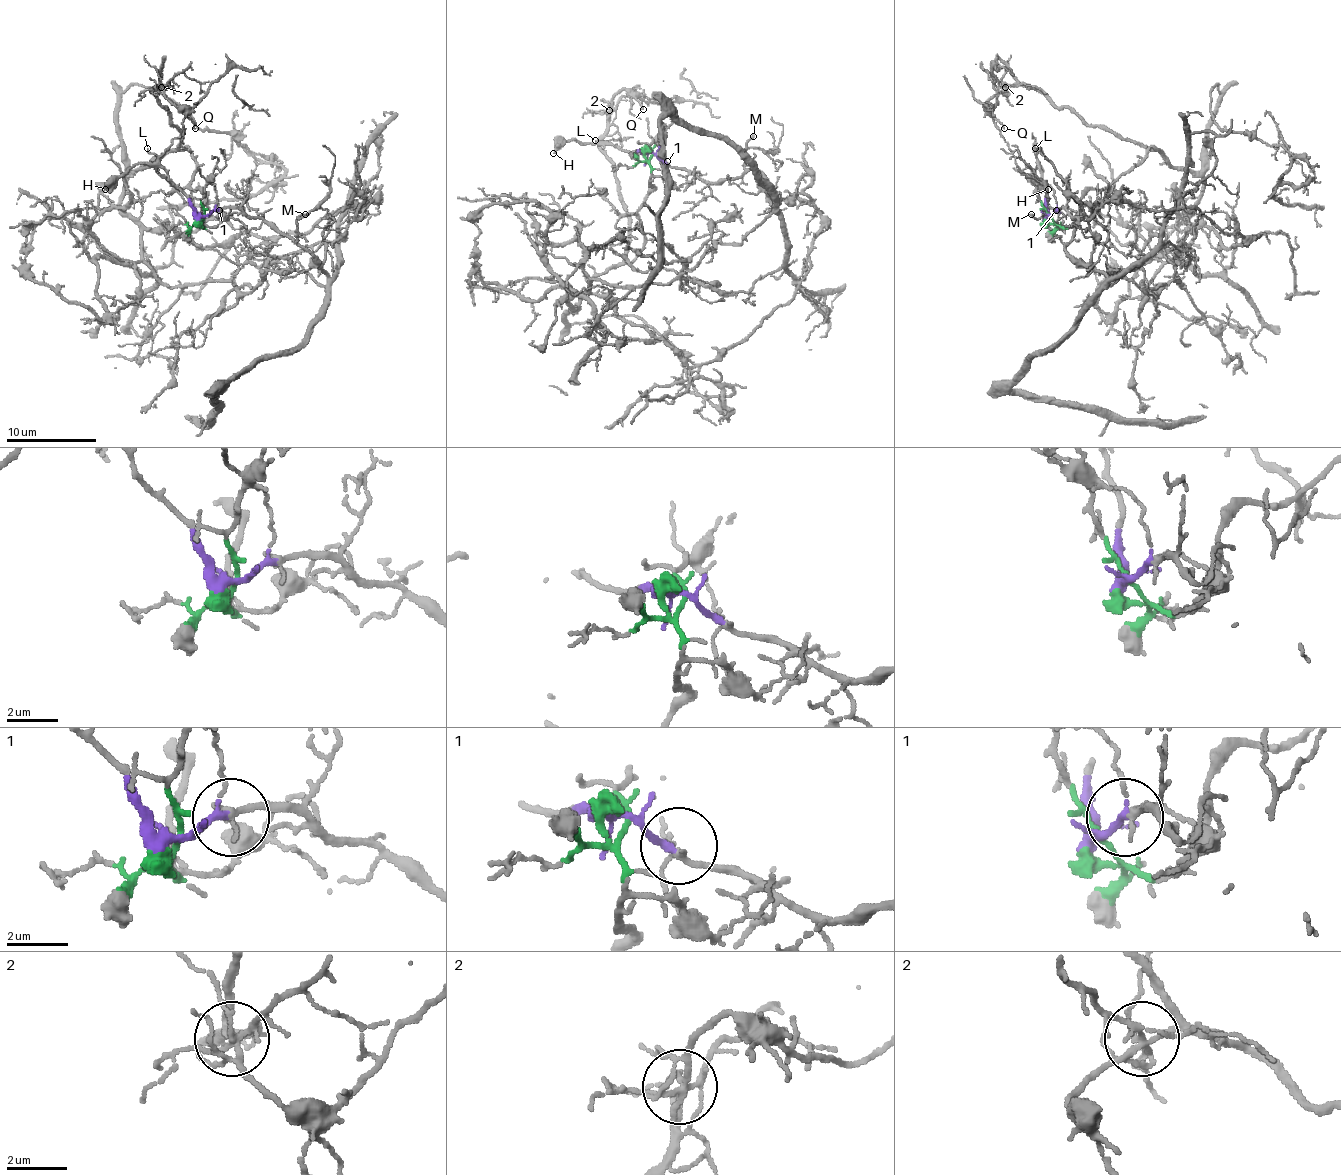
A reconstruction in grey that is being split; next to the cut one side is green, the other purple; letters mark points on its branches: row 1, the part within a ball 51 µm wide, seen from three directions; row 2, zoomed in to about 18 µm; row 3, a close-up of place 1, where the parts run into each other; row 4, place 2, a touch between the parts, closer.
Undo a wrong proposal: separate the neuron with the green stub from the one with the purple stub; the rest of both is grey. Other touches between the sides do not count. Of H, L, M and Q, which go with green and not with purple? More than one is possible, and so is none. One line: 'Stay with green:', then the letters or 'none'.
Stay with green: Q

